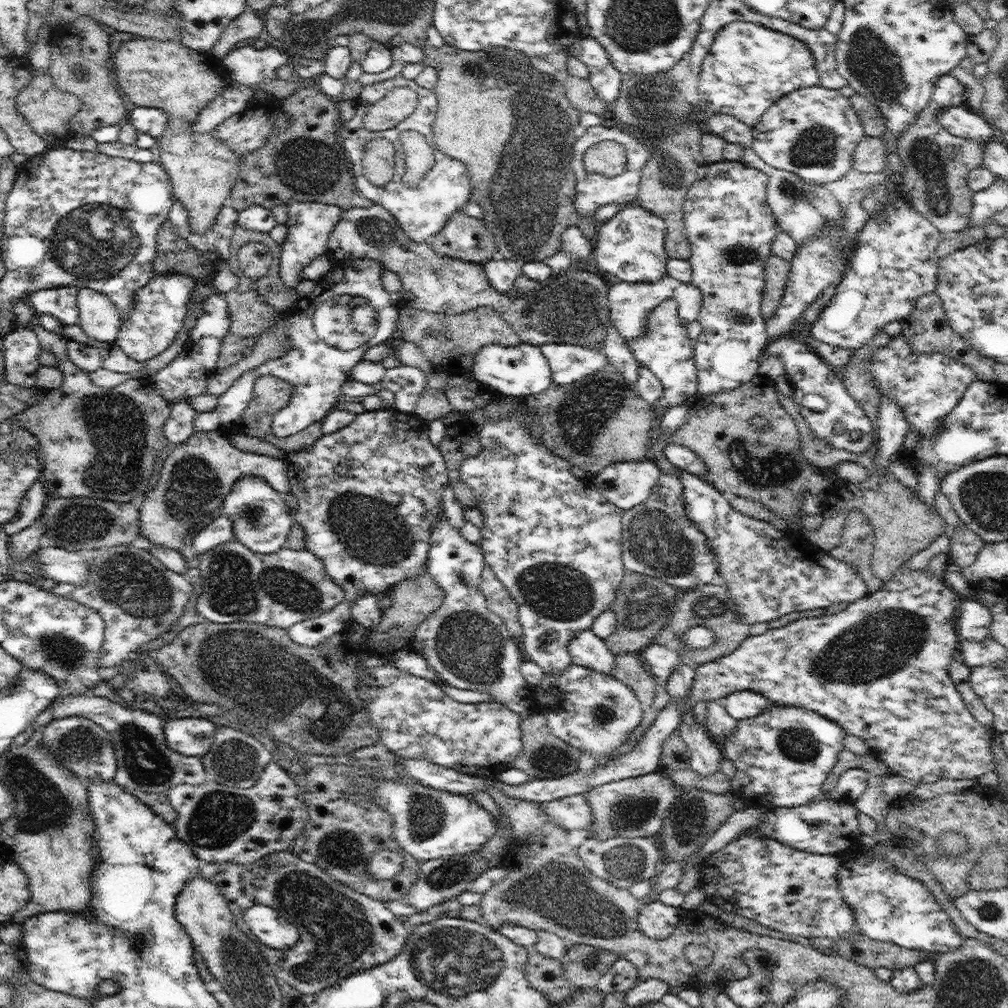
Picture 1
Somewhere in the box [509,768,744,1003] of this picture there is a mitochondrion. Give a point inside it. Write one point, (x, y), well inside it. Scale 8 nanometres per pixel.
(623, 863)

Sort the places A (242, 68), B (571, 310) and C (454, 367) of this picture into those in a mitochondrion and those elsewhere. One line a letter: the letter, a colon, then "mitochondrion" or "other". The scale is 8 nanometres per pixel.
A: other
B: mitochondrion
C: other

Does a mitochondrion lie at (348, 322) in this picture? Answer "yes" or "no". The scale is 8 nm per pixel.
yes

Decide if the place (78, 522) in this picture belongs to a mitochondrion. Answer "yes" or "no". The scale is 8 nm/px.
yes

